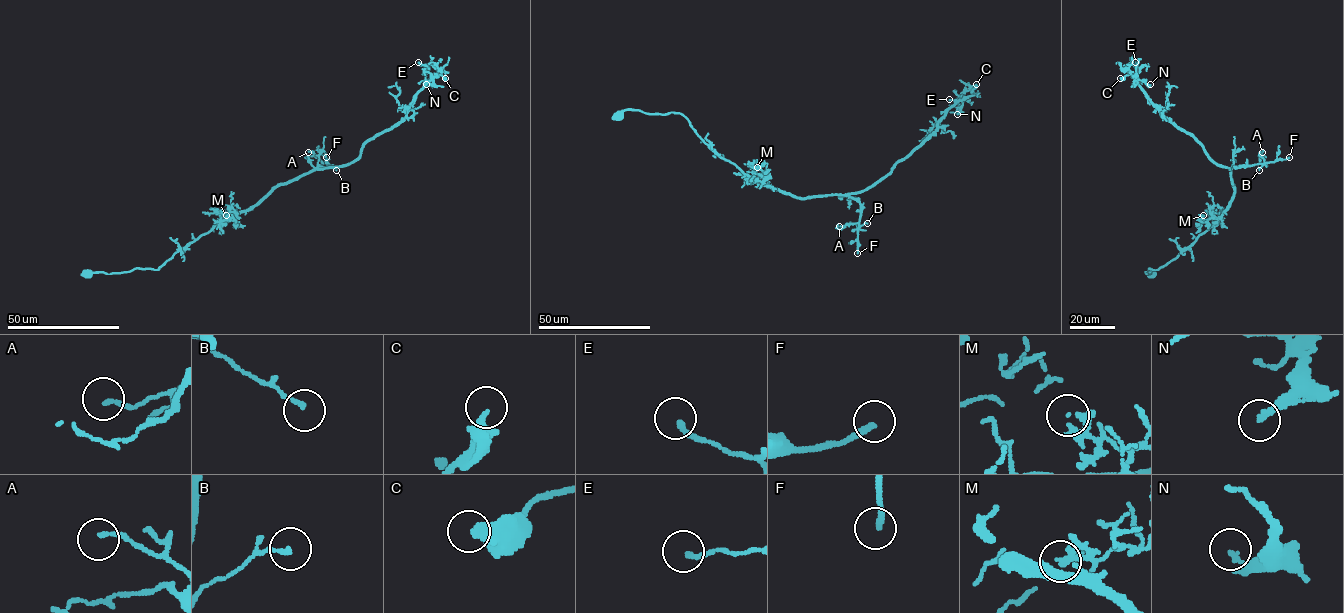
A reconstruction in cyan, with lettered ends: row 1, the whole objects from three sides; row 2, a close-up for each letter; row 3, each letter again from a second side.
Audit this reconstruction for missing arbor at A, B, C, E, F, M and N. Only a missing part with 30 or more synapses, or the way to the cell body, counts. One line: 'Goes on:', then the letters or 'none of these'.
Goes on: F

